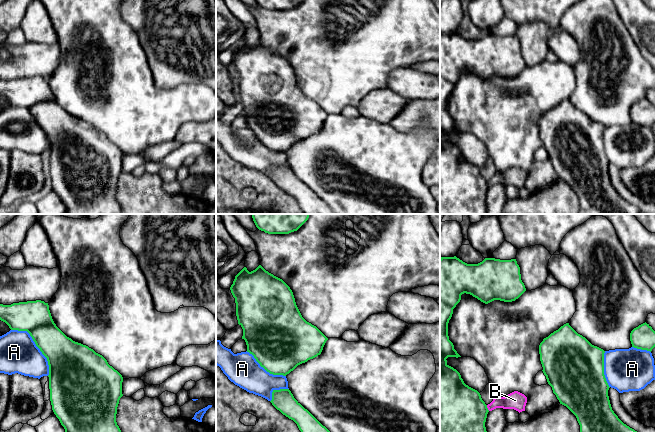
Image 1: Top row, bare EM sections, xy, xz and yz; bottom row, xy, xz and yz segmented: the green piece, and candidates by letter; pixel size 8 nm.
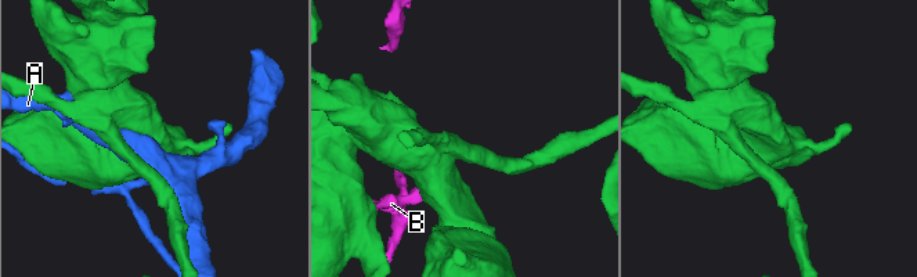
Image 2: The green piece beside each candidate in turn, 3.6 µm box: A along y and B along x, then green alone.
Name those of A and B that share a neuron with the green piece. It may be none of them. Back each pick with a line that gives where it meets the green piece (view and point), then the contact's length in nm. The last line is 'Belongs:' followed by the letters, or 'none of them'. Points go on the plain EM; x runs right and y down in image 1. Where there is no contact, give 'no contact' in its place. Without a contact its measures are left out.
Belongs: none of them

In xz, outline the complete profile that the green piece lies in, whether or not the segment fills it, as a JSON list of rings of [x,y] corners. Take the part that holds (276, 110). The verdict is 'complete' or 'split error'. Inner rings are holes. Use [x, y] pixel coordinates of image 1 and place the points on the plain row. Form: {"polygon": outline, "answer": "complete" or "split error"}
{"polygon": [[[259,41],[255,46],[249,48],[246,43],[244,43],[236,52],[233,60],[230,63],[231,69],[235,74],[236,79],[236,92],[238,100],[243,105],[242,115],[245,116],[247,121],[247,128],[252,130],[256,137],[263,143],[267,148],[273,151],[283,151],[286,152],[291,147],[293,147],[298,141],[307,138],[321,130],[323,123],[328,116],[328,114],[314,101],[307,98],[301,91],[290,63],[280,54],[274,52],[273,50],[266,47],[261,41]]], "answer": "complete"}

